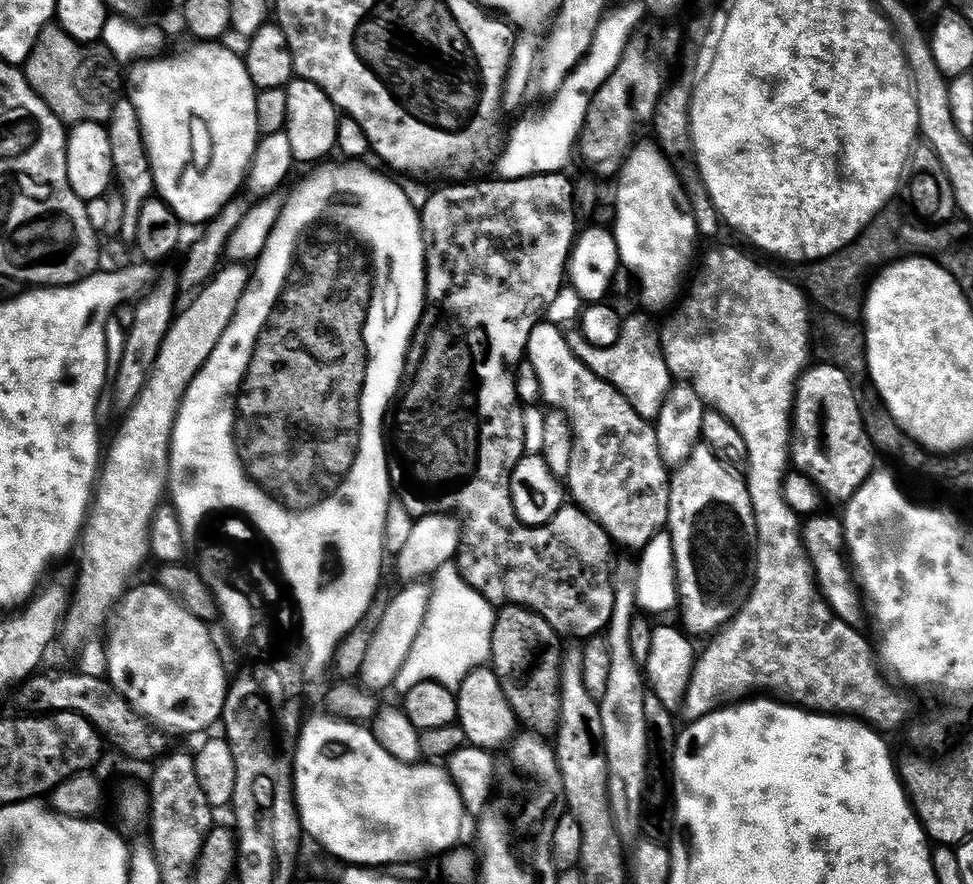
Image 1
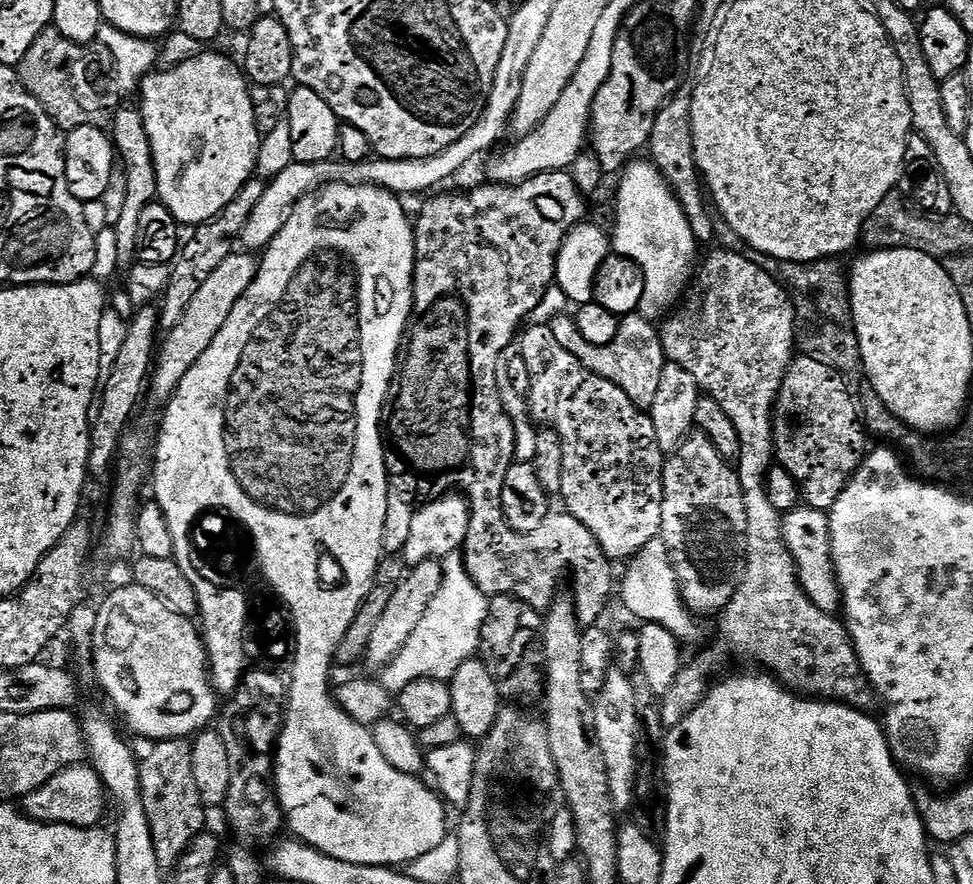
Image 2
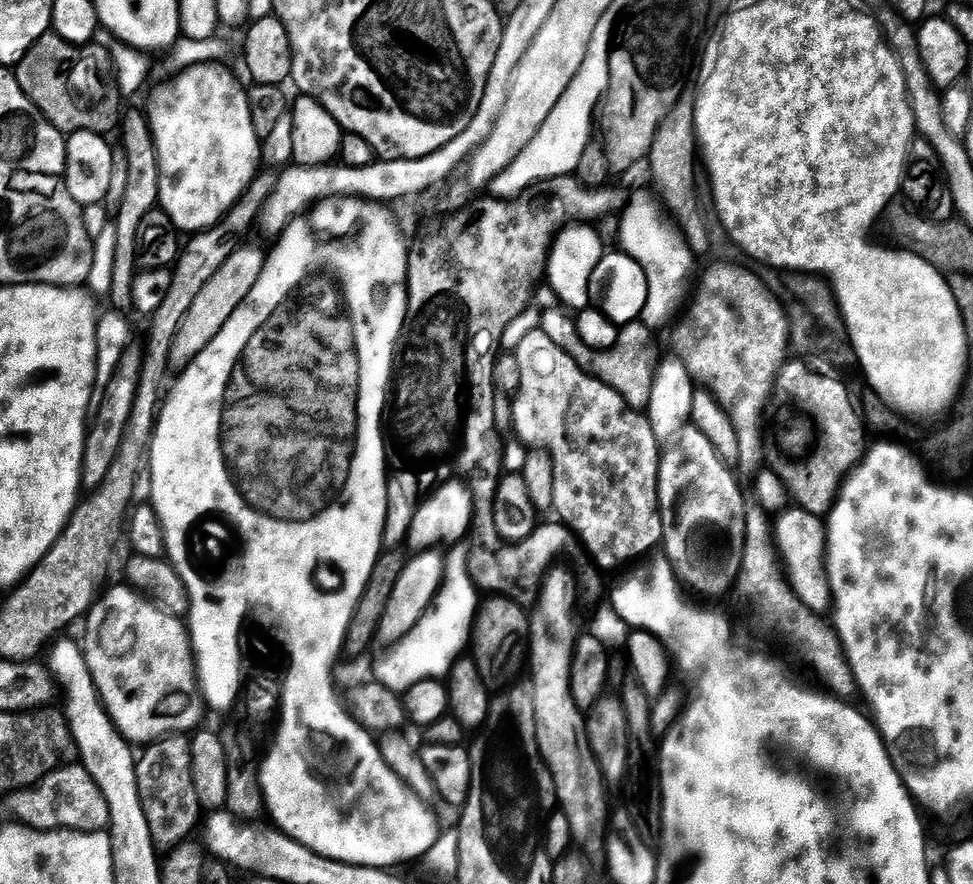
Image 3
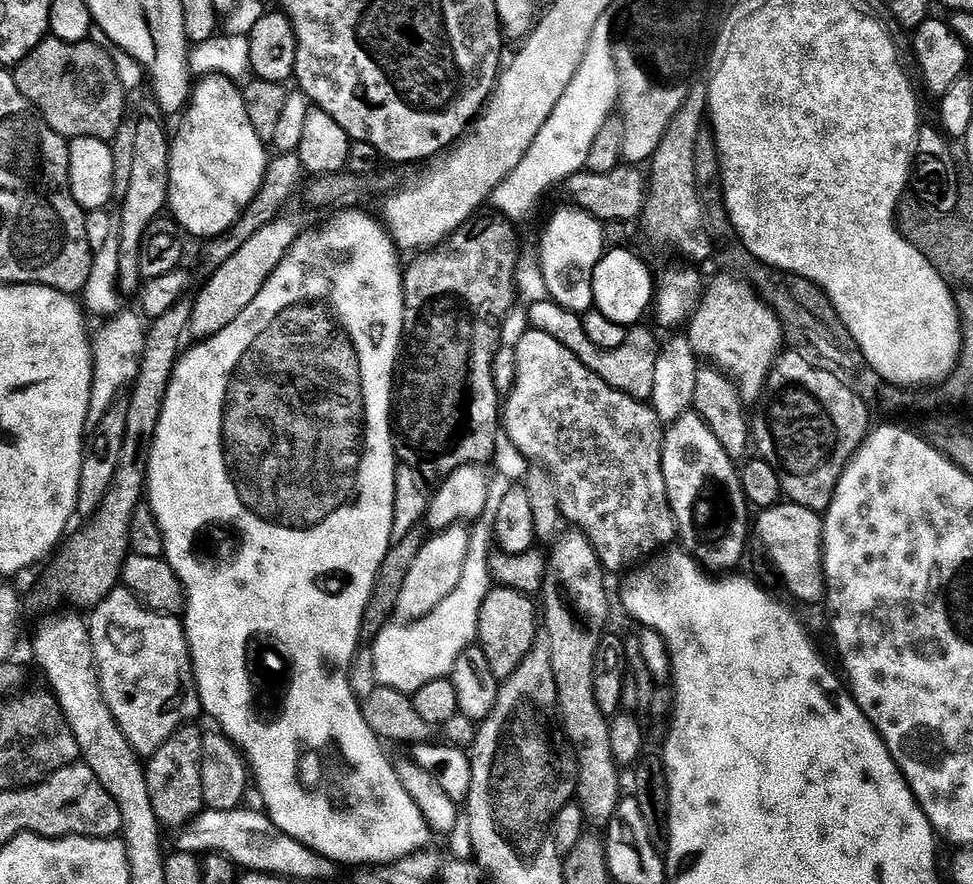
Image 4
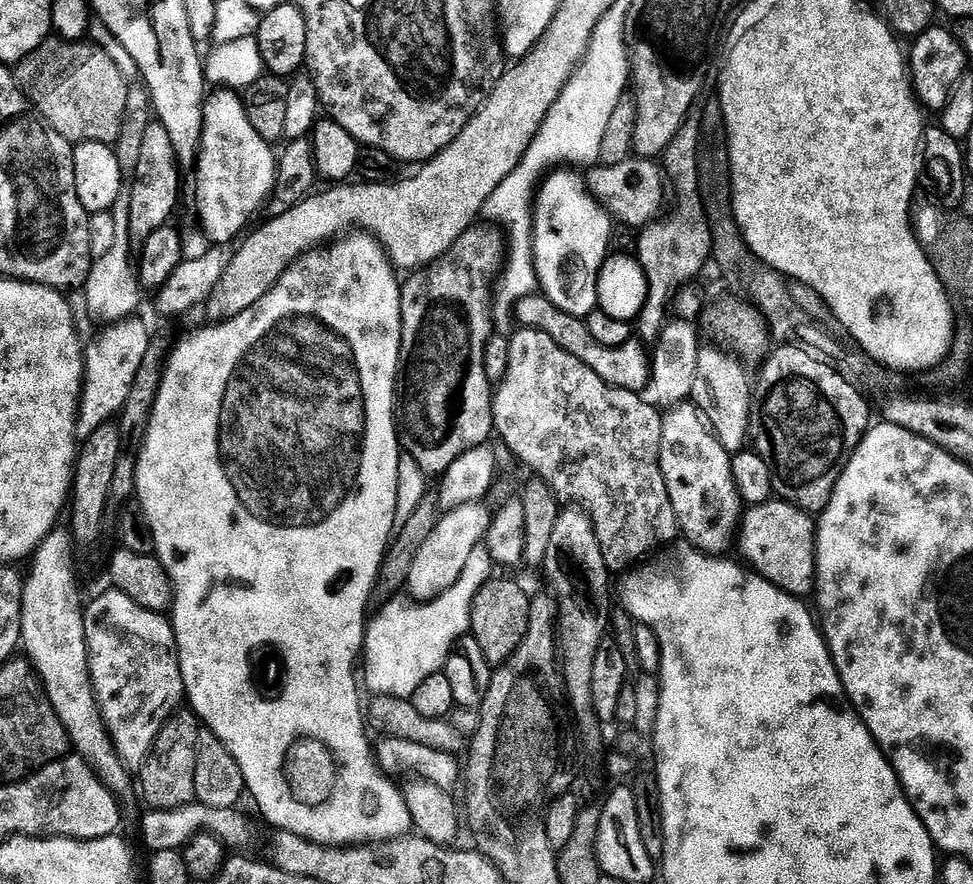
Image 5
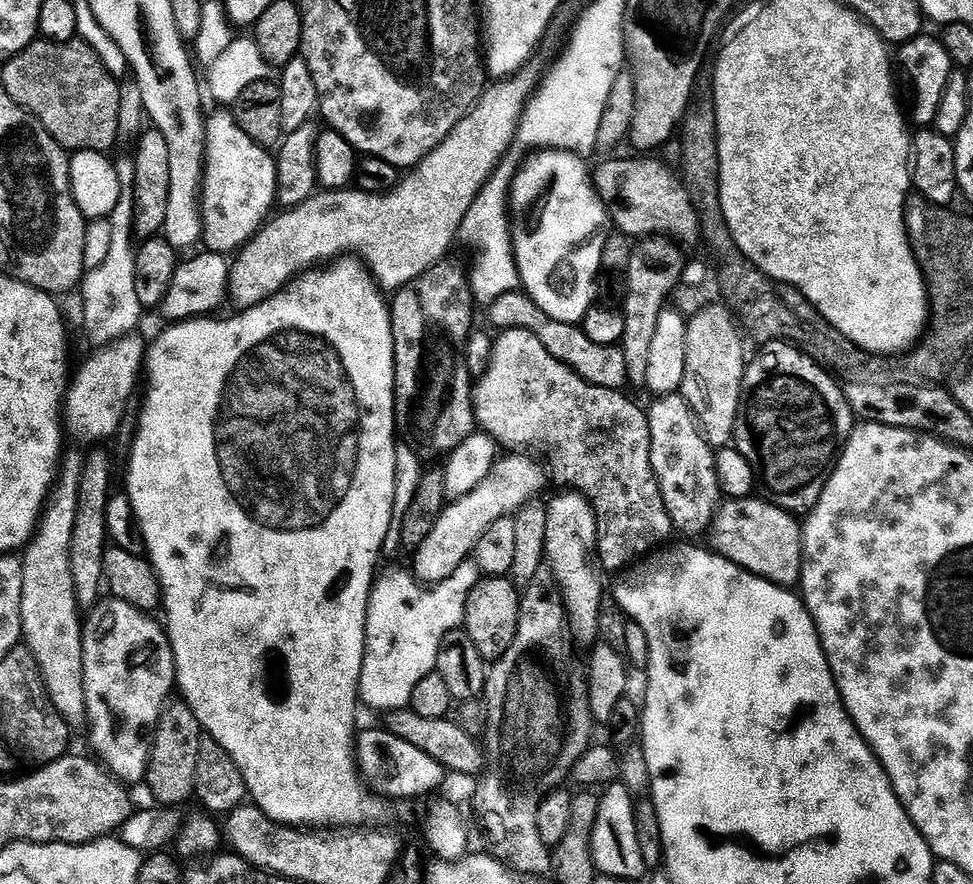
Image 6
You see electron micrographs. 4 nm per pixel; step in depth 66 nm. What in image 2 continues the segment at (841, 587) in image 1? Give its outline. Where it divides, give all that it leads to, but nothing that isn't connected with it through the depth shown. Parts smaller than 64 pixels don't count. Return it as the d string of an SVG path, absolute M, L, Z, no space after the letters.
M797 507L796 511L783 517L784 540L788 543L792 557L796 562L796 571L800 574L800 584L804 592L818 606L818 610L839 613L842 608L840 583L836 579L836 565L832 562L832 529L828 512L819 512L817 508Z

